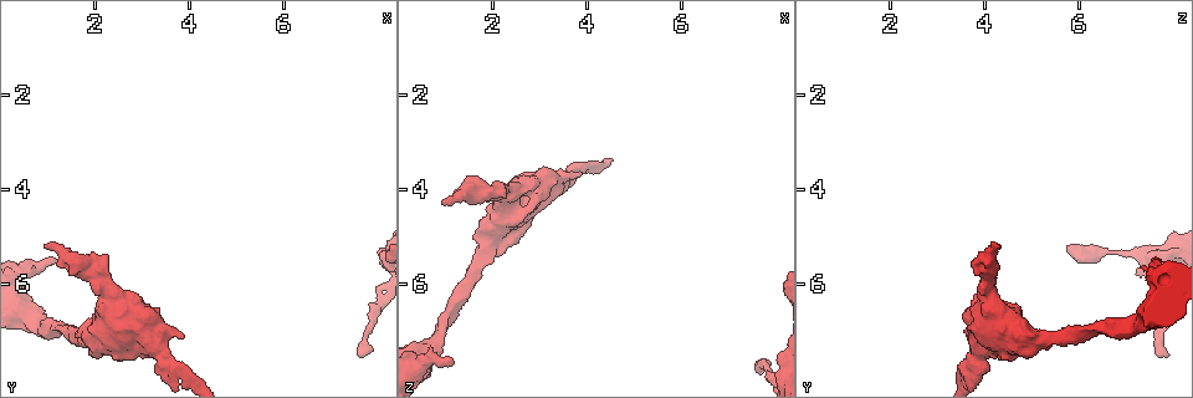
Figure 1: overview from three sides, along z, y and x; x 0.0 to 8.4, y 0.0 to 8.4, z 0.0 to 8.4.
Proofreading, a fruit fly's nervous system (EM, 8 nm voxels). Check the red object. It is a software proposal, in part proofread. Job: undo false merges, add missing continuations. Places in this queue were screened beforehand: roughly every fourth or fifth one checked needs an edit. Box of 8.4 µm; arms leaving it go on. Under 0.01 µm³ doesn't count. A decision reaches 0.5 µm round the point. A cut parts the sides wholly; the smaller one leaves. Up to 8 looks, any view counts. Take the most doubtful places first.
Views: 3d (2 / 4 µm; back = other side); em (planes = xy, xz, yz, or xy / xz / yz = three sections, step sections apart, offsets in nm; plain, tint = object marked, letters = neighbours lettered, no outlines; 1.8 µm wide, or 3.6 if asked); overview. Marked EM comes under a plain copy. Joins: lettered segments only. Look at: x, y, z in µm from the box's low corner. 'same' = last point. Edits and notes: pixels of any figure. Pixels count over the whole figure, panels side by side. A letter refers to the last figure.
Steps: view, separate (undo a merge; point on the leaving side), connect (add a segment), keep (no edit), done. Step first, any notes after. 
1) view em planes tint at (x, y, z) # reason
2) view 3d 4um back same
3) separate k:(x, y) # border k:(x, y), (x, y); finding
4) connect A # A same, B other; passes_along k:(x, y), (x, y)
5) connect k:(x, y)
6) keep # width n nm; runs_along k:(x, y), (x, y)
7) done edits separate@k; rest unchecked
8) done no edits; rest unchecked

view 3d 2um at (7.70, 7.55, 7.90) # thin end

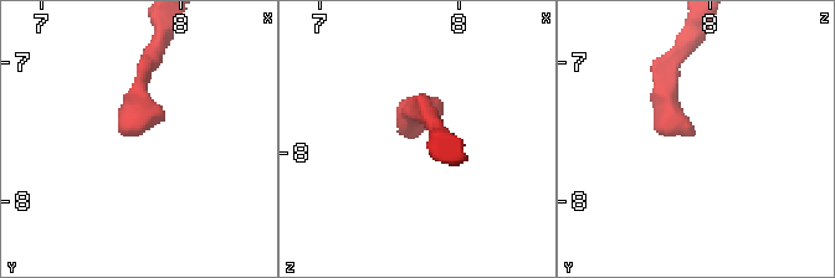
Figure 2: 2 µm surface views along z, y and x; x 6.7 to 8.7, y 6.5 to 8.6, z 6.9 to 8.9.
view em xz step 8 letters at (7.66, 7.50, 7.88)

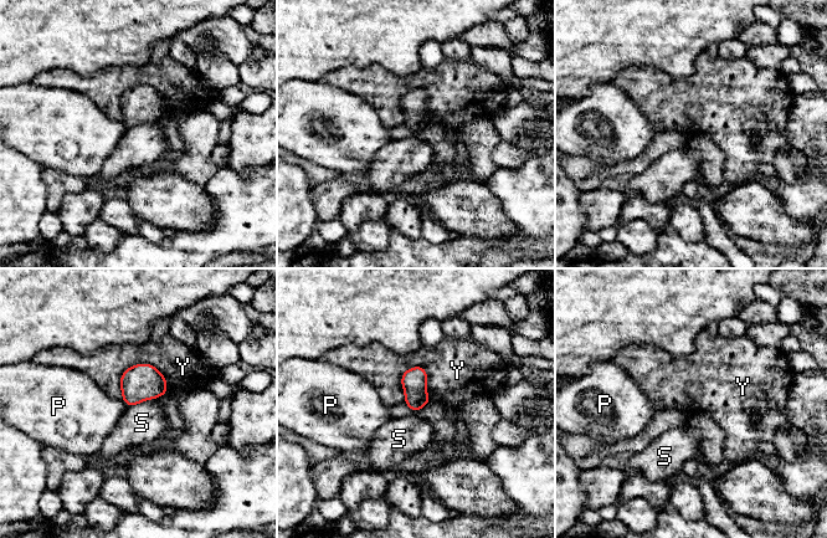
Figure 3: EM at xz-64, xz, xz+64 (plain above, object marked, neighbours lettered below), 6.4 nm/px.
keep # width 150 nm; P other, S other, Y other; border 3:(157, 396), (128, 406); no lettered segment goes on from it

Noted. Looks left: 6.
view em xy step 16 tint at (0.95, 5.15, 4.30) # branch stops here

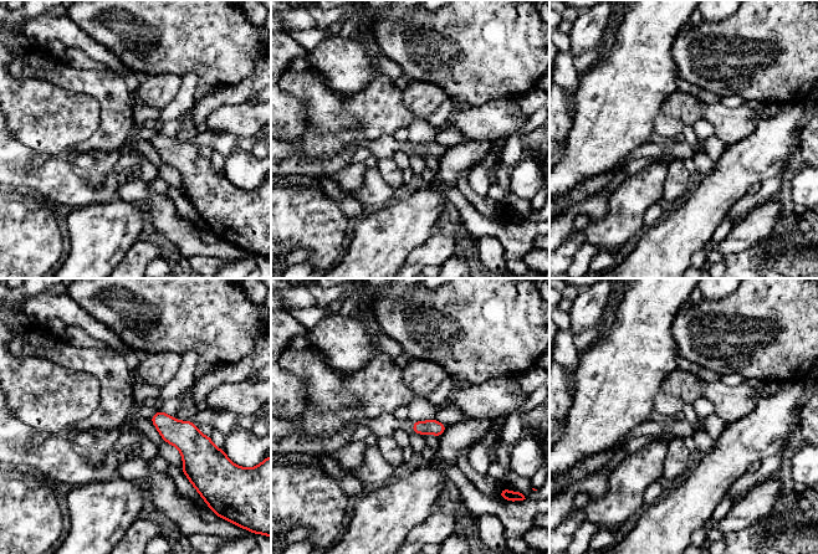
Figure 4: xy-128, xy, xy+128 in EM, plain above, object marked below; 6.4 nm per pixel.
view em xz step 4 letters same

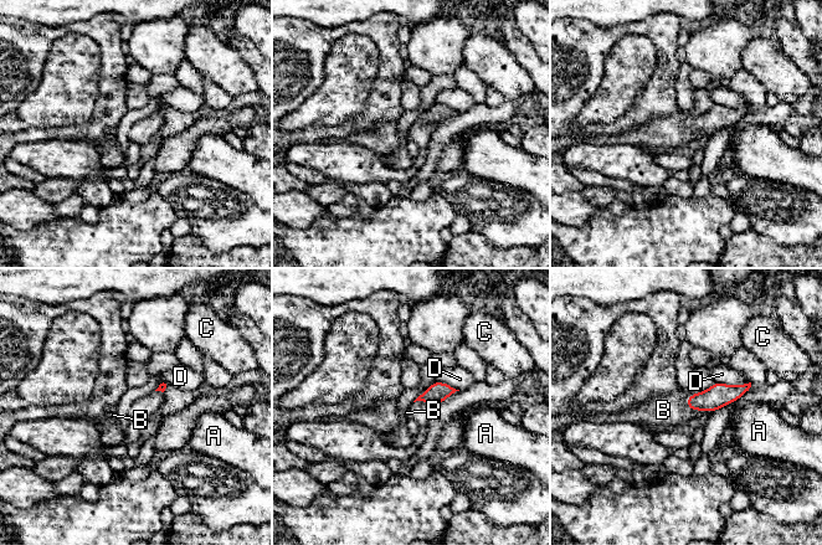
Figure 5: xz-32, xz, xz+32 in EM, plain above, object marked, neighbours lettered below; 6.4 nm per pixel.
connect 5:(663, 410) # longest_contact D 240 nm; A other, B same, C other, D other; passes_along 5:(719, 395), (686, 405), (663, 410); the neuron continues

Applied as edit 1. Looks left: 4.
view overview # see it whole again

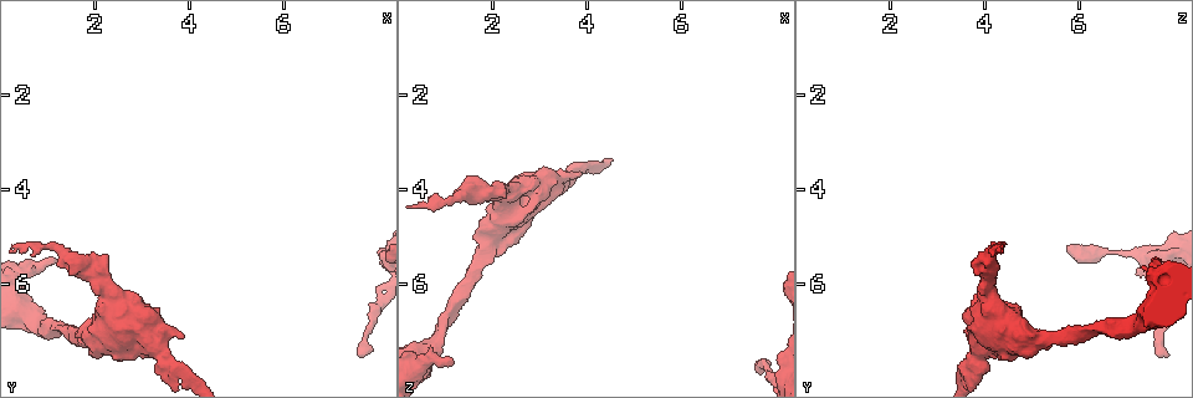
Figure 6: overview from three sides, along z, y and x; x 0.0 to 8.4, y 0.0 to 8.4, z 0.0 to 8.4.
view em yz step 4 tint at (3.60, 7.90, 3.80) # sudden change in width

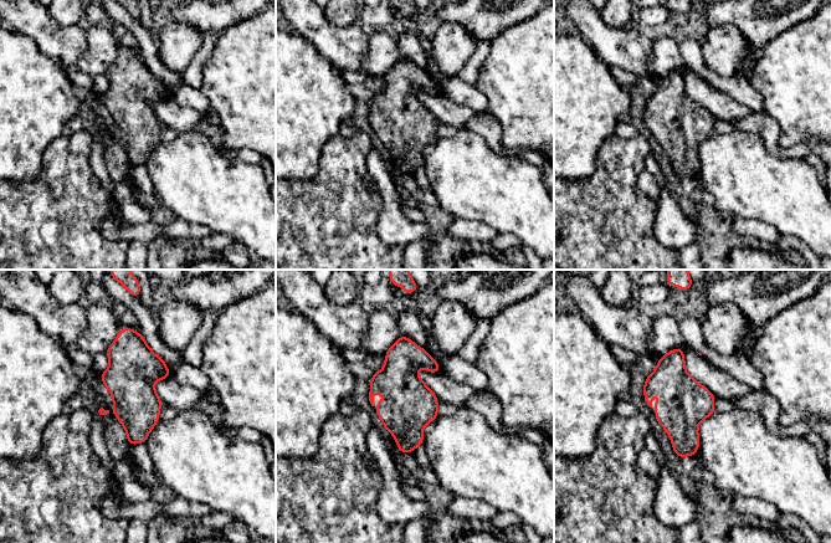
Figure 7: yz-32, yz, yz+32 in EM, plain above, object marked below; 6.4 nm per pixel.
view em planes letters same

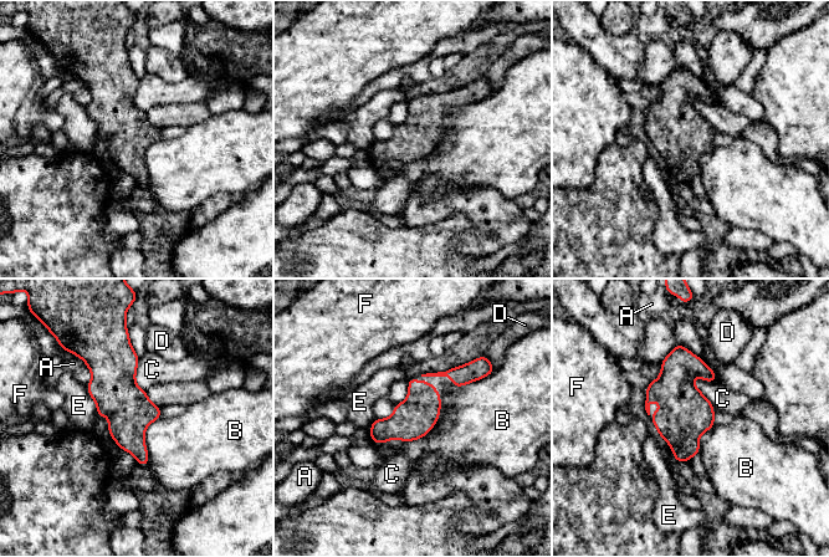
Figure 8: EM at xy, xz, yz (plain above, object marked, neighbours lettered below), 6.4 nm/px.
keep # width 260 nm; A other, B other, C other, D other, E other, F other; runs_along 8:(121, 345), (121, 400), (144, 463); one neuron here

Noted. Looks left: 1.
done edits connect@5; rest unchecked

